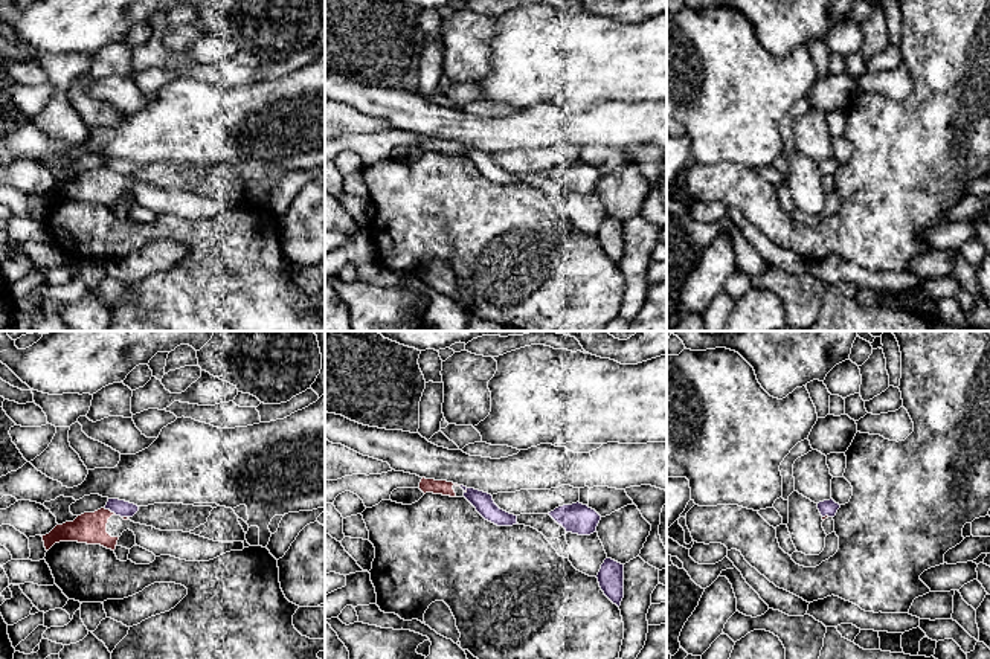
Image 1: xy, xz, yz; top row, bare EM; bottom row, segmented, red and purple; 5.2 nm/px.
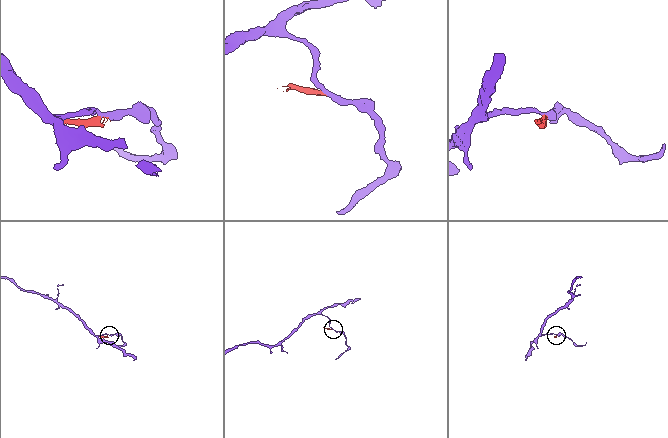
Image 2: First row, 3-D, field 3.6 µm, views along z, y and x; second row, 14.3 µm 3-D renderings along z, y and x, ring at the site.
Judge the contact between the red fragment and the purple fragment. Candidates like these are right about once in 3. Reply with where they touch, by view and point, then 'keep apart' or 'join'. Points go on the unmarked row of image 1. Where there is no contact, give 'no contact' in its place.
meets red in xy at (109, 168); keep apart

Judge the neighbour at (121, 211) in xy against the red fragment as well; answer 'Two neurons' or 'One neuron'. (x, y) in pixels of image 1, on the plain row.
Two neurons

